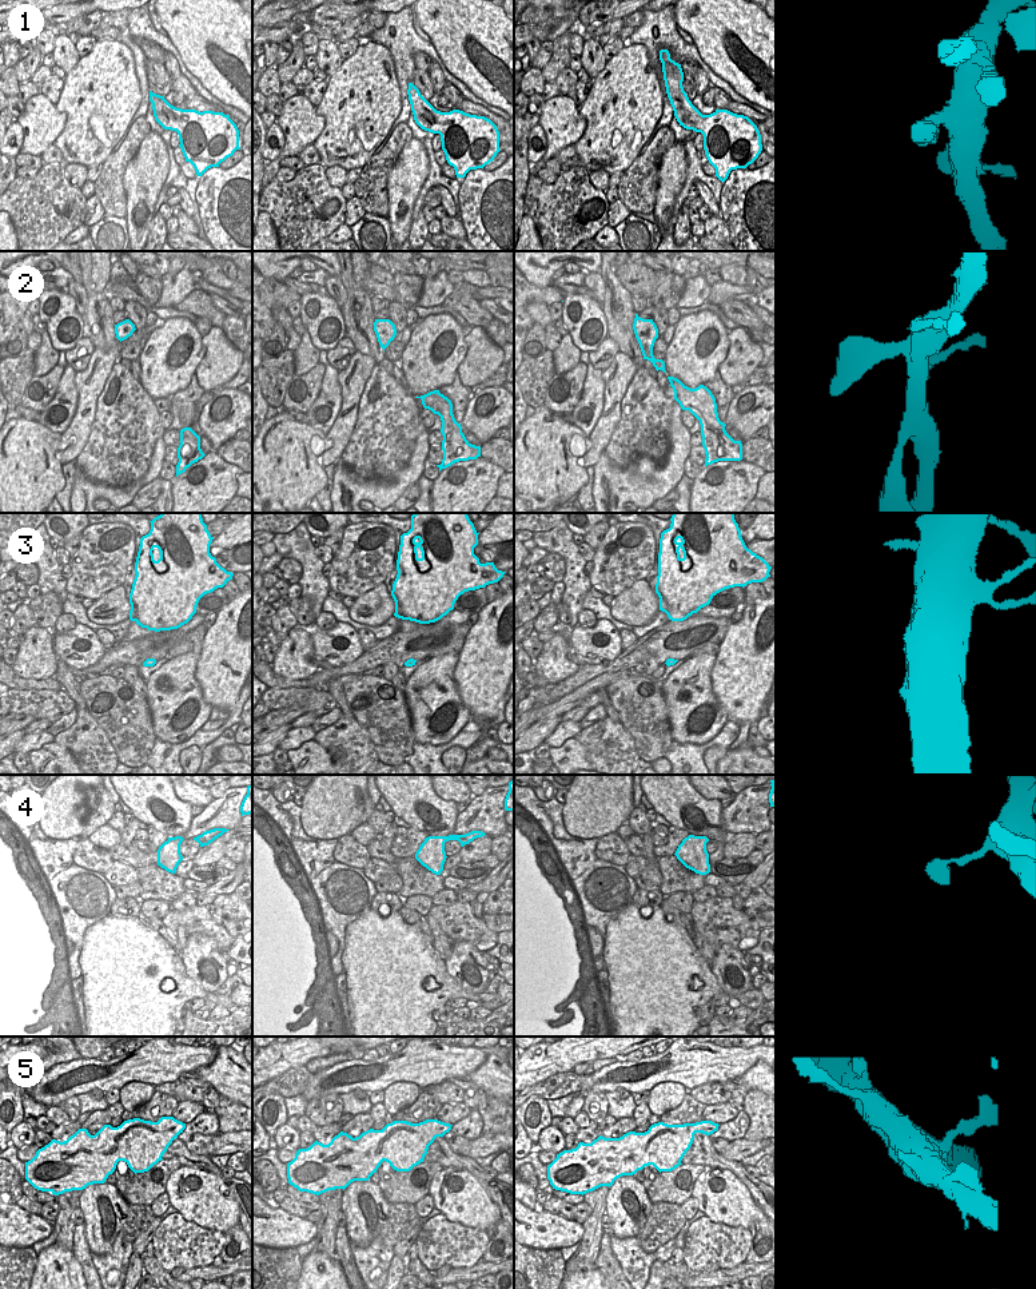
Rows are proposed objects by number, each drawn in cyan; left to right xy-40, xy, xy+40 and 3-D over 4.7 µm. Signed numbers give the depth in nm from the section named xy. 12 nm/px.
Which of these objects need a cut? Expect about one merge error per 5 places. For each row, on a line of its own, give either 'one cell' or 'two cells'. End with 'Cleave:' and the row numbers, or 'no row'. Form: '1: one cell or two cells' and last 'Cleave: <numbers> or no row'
1: one cell
2: one cell
3: one cell
4: one cell
5: one cell
Cleave: no row

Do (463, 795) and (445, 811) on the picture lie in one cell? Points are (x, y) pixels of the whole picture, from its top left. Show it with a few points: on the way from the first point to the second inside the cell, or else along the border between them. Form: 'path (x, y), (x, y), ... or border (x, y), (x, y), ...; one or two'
border (433, 788), (442, 799), (453, 800), (457, 804); two

